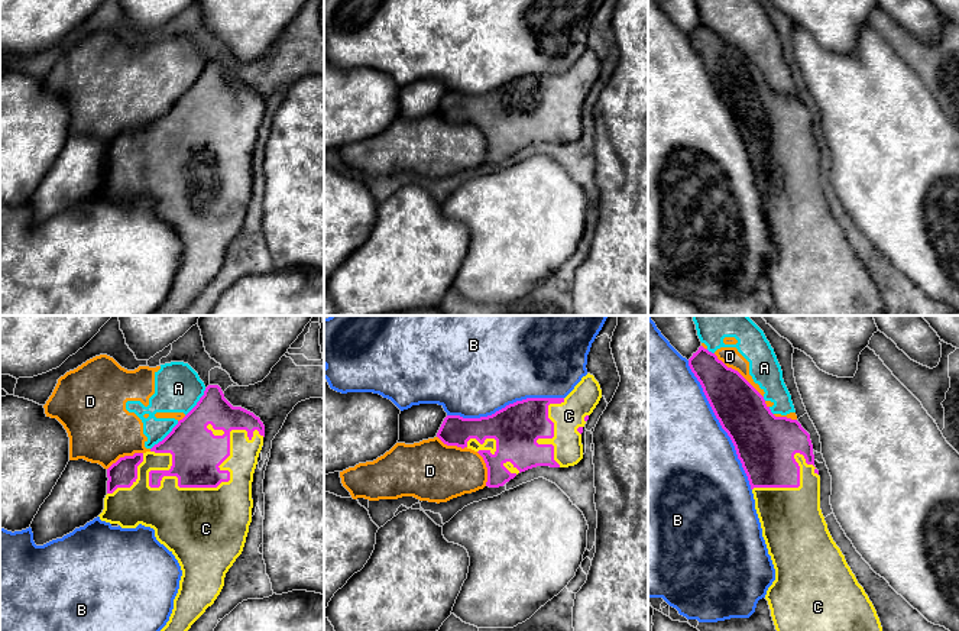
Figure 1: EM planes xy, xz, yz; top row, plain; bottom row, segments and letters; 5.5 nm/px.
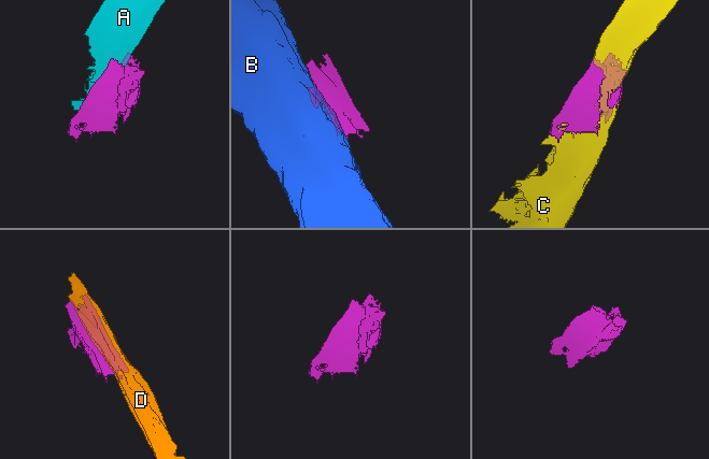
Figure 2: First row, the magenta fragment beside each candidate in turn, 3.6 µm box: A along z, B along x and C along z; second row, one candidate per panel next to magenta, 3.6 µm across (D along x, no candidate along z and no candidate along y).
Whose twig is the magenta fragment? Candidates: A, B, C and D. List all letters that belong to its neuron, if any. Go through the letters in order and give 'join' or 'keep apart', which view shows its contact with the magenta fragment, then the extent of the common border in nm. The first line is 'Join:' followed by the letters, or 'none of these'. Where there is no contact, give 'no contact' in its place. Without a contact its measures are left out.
Join: C
A: keep apart | xy | 220 nm
B: keep apart | yz | 800 nm
C: join | xy | 700 nm
D: keep apart | yz | 380 nm

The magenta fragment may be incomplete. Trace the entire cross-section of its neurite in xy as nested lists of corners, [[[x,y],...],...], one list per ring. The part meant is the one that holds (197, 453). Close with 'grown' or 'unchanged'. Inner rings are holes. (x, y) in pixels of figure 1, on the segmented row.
[[[208,385],[197,405],[146,453],[120,457],[107,469],[101,521],[155,530],[178,560],[182,576],[169,621],[161,631],[188,631],[214,604],[224,577],[242,554],[252,522],[252,482],[265,425],[253,412],[233,407],[218,385]]] | grown

